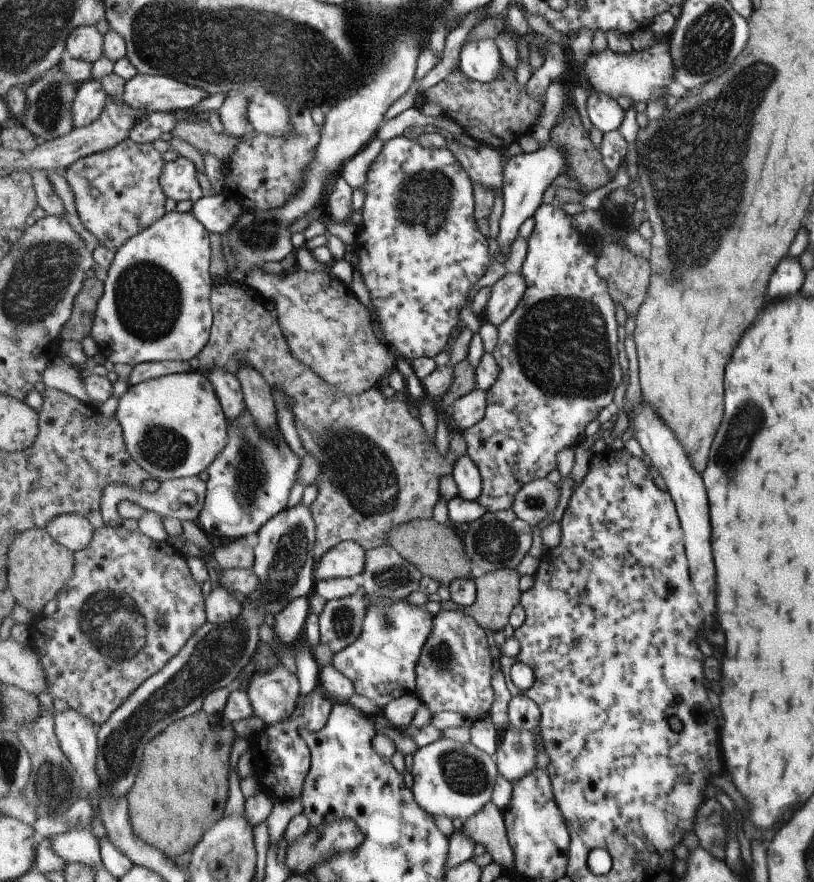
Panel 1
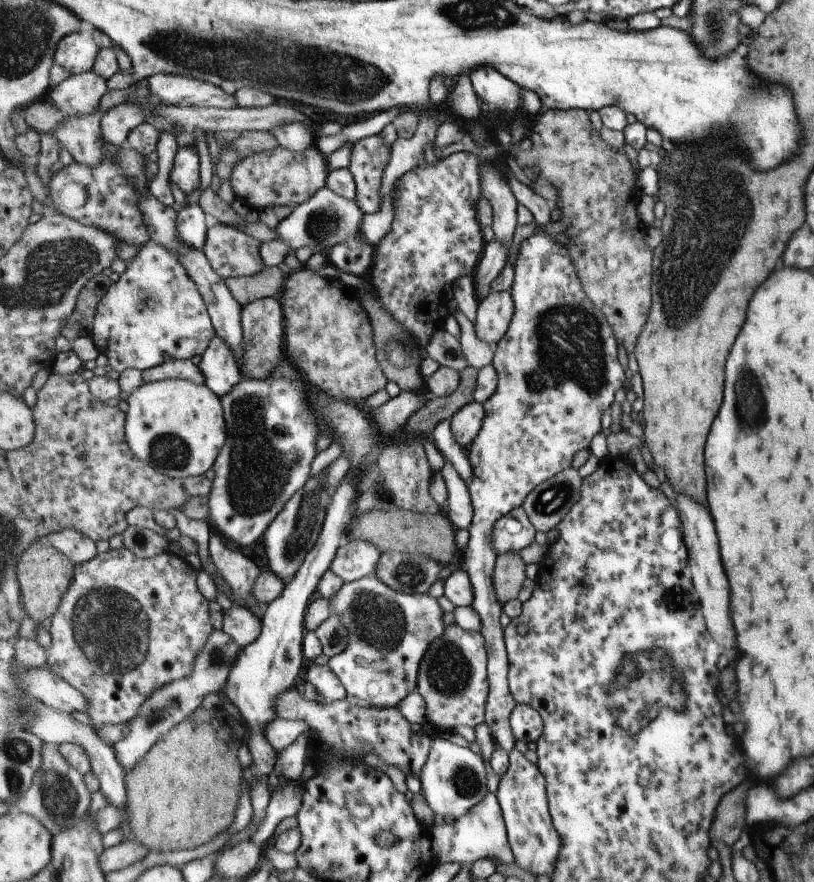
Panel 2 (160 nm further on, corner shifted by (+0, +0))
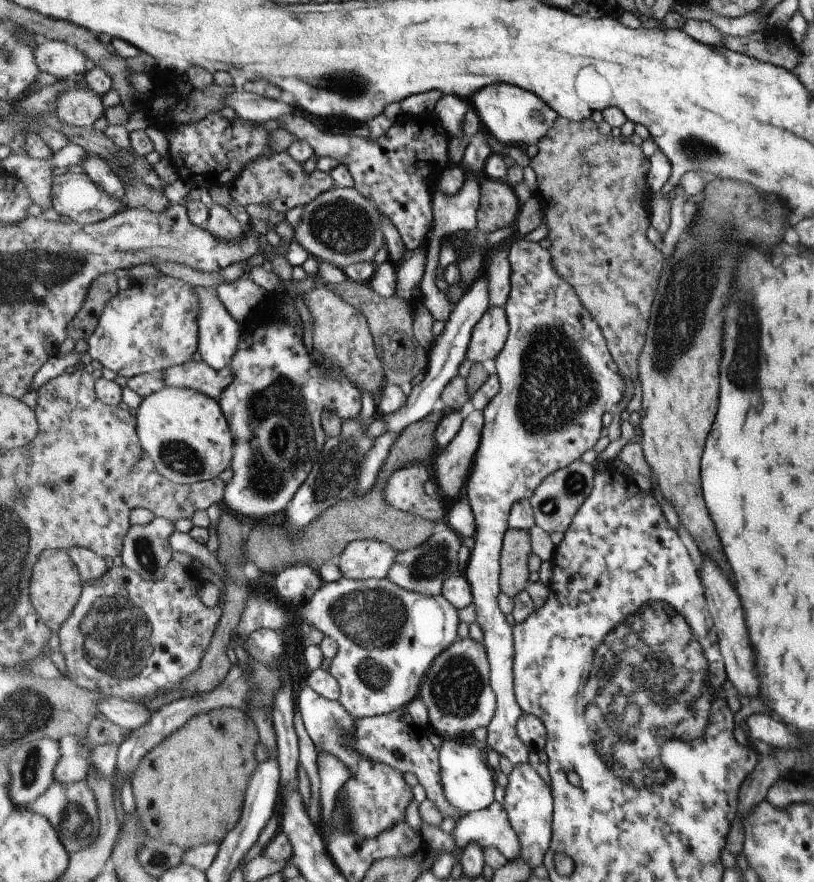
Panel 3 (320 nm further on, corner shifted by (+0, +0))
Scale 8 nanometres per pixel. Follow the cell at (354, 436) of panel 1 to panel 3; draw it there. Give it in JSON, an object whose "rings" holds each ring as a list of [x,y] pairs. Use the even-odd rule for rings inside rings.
{"rings":[[[421,463],[405,466],[394,473],[386,485],[386,500],[401,511],[412,512],[443,525],[448,505],[440,494],[431,498],[425,492],[425,484],[429,478],[433,477],[429,476],[429,470]]]}

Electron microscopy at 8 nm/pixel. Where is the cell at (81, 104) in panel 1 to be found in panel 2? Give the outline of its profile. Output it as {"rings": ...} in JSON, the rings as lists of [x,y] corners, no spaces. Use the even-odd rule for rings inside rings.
{"rings":[[[100,112],[87,117],[66,116],[66,120],[56,130],[54,136],[79,164],[96,168],[106,158]]]}

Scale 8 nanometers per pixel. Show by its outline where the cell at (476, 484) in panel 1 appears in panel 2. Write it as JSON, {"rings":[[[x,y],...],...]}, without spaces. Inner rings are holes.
{"rings":[[[450,419],[440,422],[435,427],[431,439],[443,455],[443,458],[451,462],[466,482],[469,482],[472,479],[472,464],[469,453],[466,448],[463,448],[457,442],[452,431],[452,422]]]}

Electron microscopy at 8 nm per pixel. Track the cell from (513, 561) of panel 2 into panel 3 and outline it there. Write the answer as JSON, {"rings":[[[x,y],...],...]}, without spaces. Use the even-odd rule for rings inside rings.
{"rings":[[[510,529],[502,550],[502,593],[515,598],[529,584],[529,556],[534,552],[531,530]]]}

